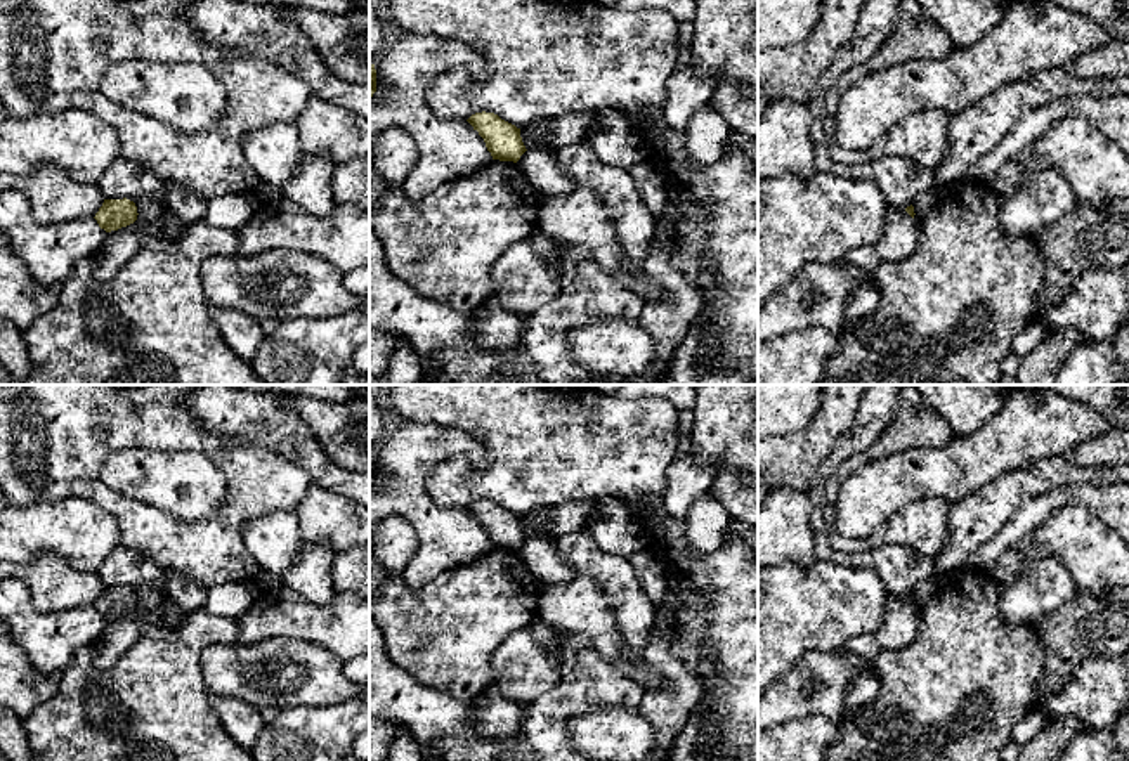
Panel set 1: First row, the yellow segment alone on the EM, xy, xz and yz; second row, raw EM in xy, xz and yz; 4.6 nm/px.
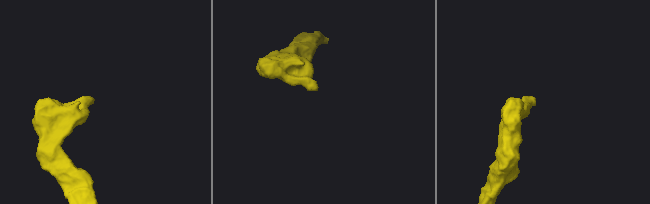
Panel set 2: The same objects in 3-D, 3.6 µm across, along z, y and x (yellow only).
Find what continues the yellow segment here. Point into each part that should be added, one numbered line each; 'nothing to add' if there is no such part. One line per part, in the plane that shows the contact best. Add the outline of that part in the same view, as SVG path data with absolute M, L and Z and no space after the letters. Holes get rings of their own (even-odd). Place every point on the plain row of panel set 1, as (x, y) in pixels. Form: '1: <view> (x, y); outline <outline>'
nothing to add

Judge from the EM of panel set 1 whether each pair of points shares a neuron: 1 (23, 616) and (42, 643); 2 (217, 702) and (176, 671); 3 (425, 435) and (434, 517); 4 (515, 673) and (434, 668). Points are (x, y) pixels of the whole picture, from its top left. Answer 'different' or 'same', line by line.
1: same
2: different
3: same
4: different

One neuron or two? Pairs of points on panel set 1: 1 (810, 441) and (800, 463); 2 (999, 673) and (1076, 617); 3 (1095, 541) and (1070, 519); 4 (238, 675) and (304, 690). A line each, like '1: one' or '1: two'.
1: one
2: two
3: one
4: one

